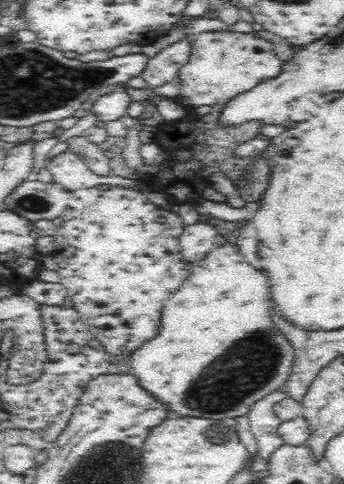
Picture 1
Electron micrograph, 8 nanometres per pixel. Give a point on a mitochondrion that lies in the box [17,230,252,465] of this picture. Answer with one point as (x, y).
(216, 433)

